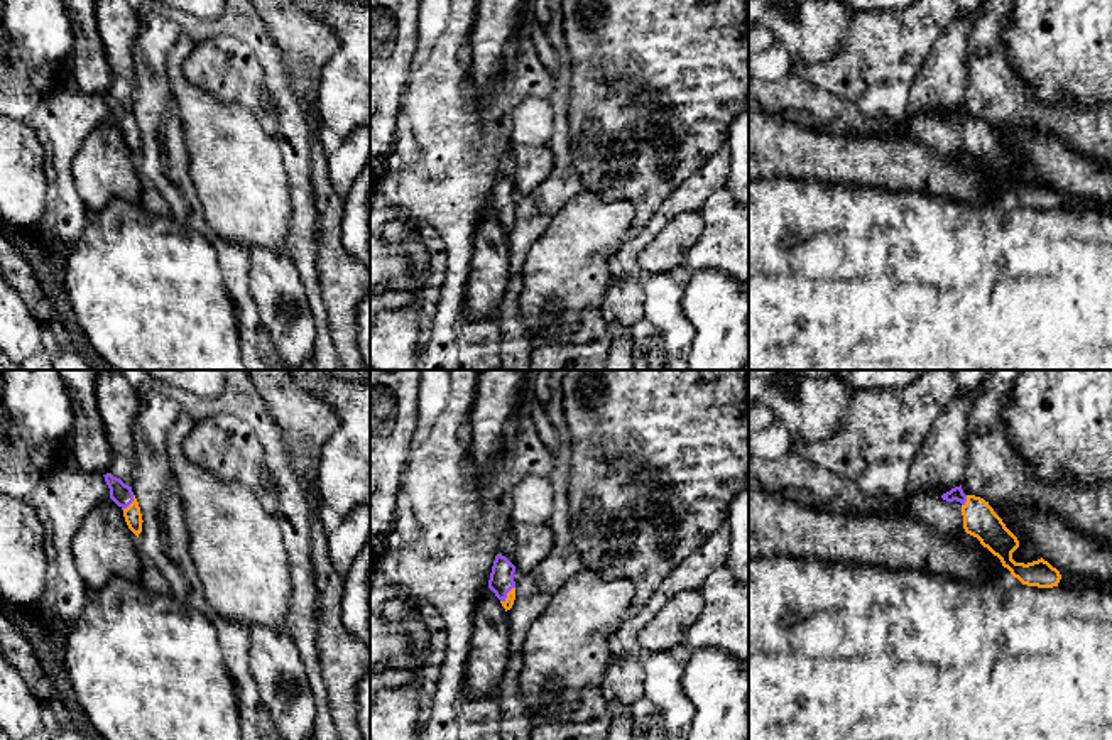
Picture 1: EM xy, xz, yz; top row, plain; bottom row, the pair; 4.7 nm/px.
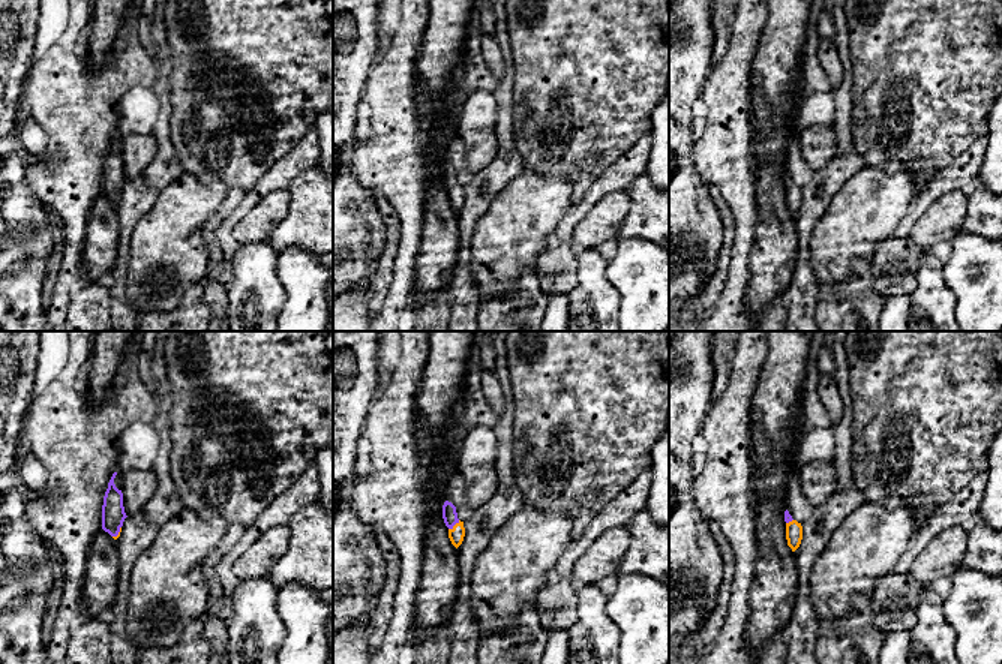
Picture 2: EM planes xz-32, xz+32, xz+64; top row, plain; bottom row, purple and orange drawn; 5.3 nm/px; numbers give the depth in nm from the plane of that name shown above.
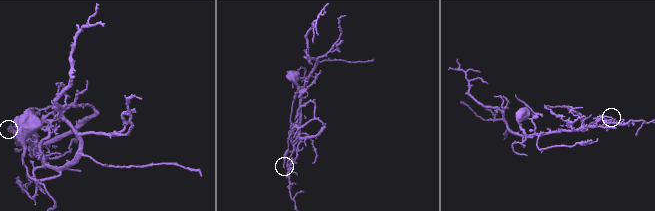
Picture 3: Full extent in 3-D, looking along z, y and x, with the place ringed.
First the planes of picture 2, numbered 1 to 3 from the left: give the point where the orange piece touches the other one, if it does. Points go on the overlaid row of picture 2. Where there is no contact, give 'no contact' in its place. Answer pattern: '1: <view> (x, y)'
1: xz-32 (119, 531)
2: xz+32 (453, 525)
3: xz+64 (789, 520)

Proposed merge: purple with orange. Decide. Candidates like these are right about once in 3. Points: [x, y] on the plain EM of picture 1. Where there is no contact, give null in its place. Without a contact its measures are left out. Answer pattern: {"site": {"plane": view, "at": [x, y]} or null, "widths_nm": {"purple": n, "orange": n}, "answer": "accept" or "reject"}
{"site": {"plane": "xz", "at": [506, 217]}, "widths_nm": {"purple": 120, "orange": 50}, "answer": "accept"}

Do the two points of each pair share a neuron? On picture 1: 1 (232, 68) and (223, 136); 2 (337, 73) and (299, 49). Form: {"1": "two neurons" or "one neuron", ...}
{"1": "two neurons", "2": "two neurons"}

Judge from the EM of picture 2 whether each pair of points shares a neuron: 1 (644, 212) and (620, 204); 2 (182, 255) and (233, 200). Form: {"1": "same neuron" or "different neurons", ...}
{"1": "different neurons", "2": "different neurons"}

